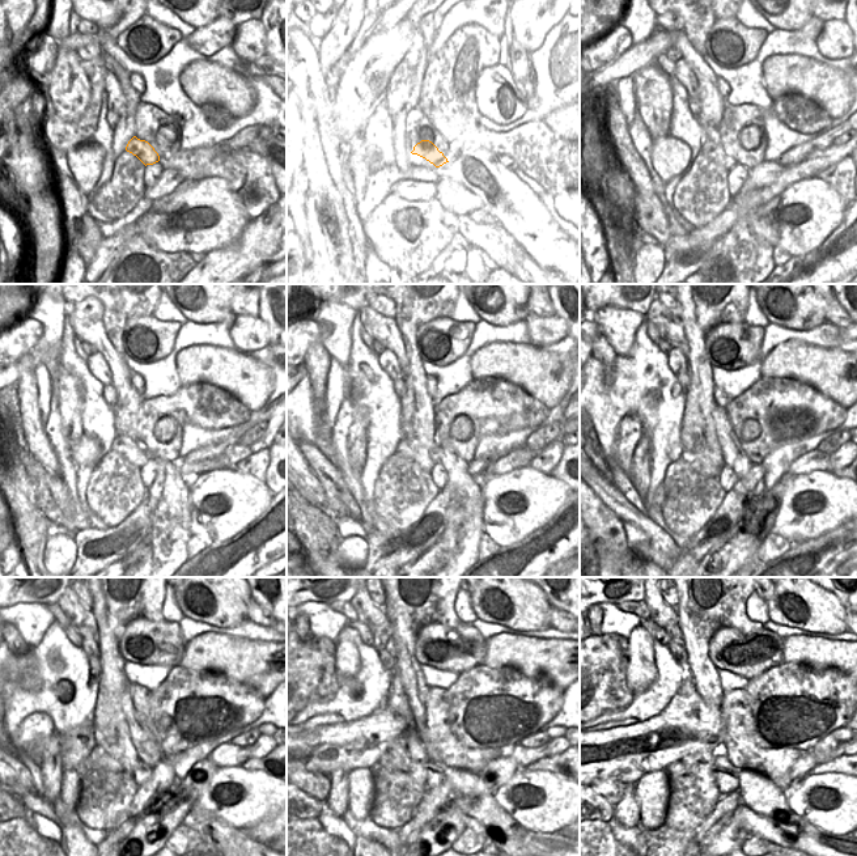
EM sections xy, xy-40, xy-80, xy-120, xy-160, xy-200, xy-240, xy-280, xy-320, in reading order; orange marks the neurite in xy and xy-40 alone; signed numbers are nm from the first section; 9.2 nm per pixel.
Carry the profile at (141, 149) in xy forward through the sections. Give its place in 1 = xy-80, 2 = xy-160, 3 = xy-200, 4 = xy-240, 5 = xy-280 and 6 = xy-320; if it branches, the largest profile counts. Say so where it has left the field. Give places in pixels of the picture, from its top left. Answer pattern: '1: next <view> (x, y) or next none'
1: next xy-80 (712, 148)
2: next xy-160 (416, 445)
3: next xy-200 (705, 448)
4: next xy-240 (117, 744)
5: next xy-280 (410, 746)
6: next xy-320 (708, 758)

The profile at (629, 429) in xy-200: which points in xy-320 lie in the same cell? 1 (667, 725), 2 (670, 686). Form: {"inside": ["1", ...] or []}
{"inside": ["1"]}

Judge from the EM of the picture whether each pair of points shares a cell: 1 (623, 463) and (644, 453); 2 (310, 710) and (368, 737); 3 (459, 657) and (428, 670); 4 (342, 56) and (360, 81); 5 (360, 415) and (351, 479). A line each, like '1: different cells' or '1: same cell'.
1: different cells
2: different cells
3: different cells
4: different cells
5: same cell

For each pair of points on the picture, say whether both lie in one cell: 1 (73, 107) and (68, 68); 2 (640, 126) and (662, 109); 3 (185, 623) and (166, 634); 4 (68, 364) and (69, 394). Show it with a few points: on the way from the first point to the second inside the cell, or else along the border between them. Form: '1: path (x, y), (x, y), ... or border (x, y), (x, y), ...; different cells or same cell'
1: path (69, 98), (68, 77); same cell
2: border (639, 109), (647, 126); different cells
3: border (164, 618), (178, 624), (181, 638), (186, 643); different cells
4: border (58, 359), (80, 382), (83, 398); different cells

